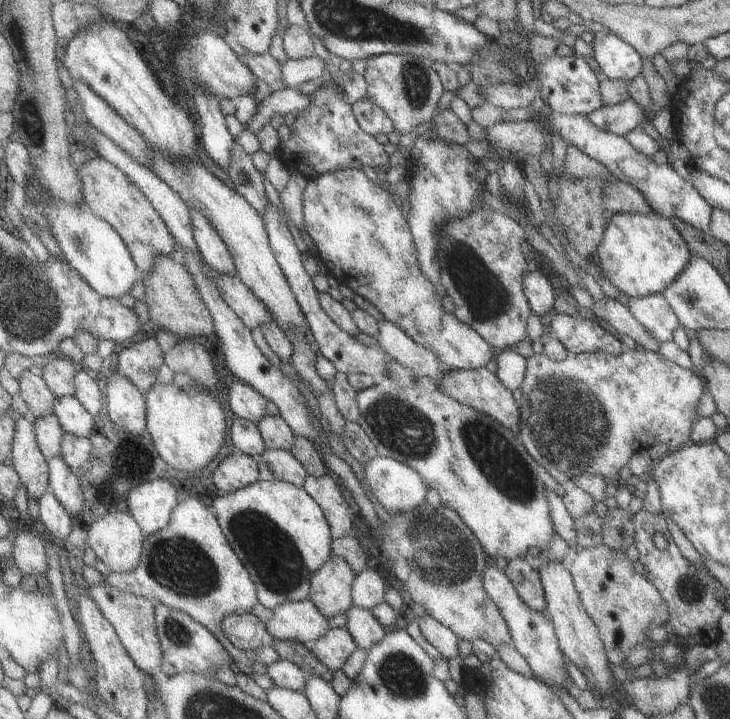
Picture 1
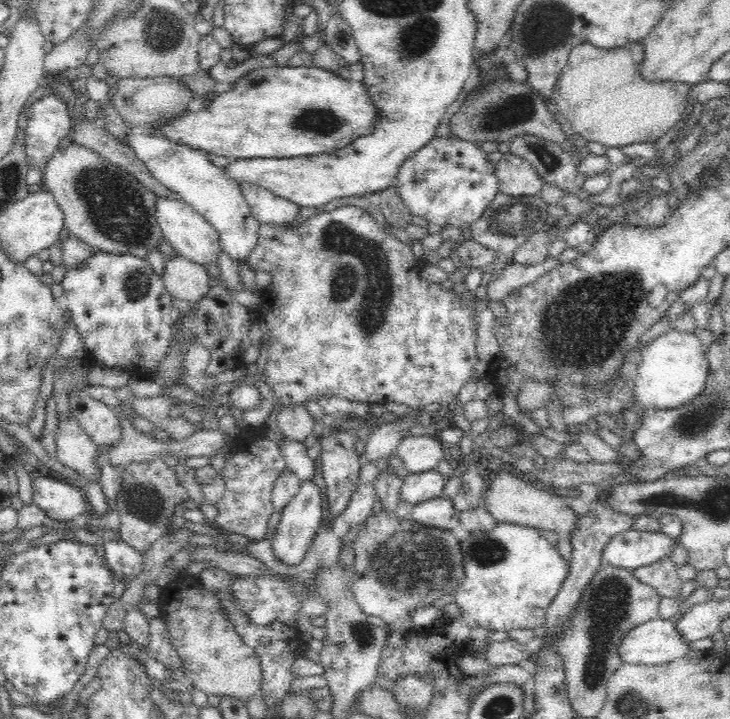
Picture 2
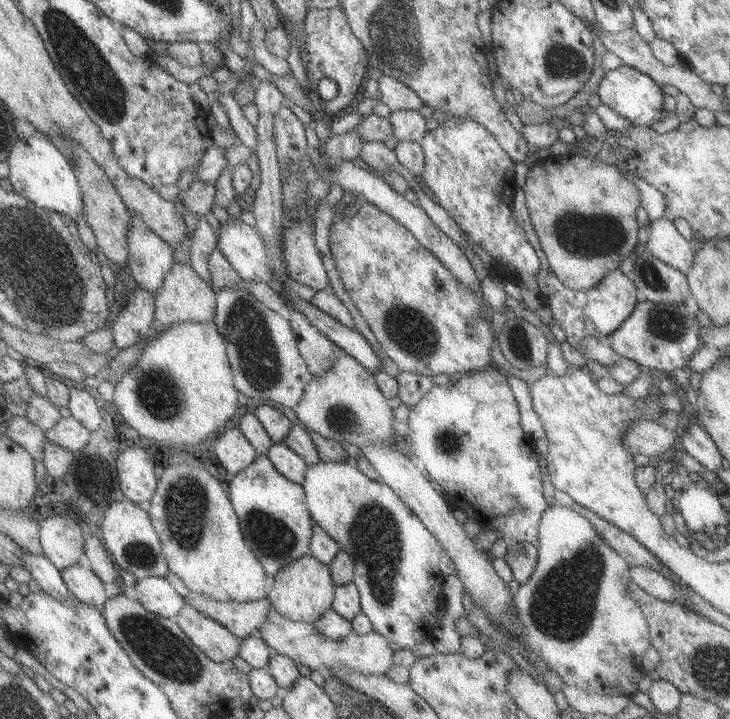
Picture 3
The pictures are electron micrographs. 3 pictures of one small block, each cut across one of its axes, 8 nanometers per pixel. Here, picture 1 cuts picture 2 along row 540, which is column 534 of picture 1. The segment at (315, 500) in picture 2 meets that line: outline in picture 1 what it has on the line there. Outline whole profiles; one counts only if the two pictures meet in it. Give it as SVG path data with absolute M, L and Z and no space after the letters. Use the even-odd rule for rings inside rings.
M528 271L521 277L522 289L531 313L547 317L552 313L556 299L546 276L536 271Z

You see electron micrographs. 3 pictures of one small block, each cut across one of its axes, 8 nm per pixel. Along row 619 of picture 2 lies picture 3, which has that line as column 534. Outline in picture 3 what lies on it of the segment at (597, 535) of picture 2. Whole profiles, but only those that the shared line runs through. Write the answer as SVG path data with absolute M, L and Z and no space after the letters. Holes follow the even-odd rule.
M529 542L508 544L503 558L511 570L512 579L519 585L525 582L533 572L536 556L536 545L529 544Z

